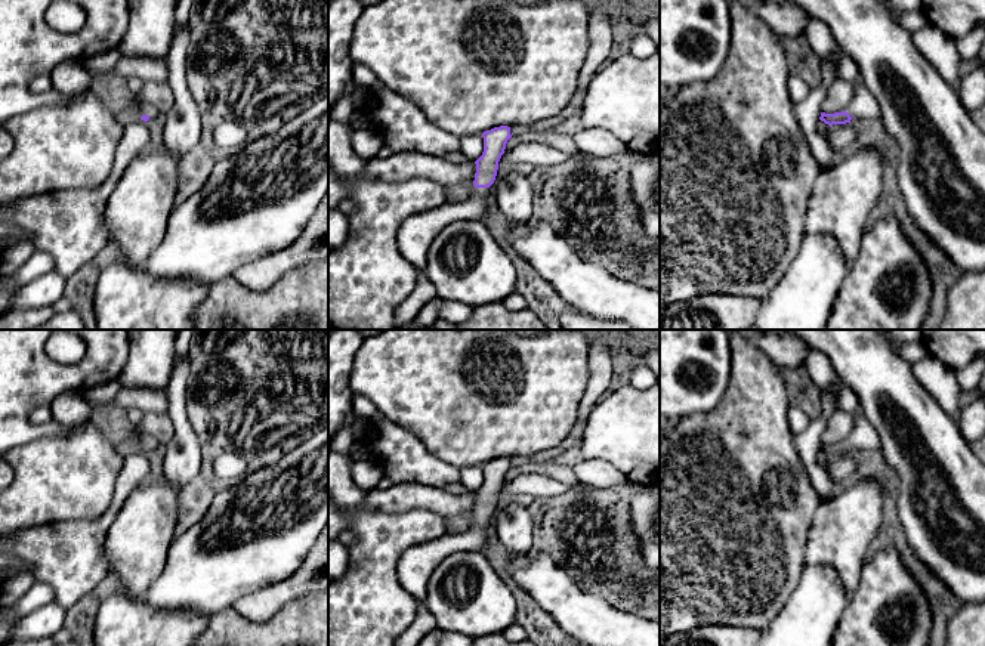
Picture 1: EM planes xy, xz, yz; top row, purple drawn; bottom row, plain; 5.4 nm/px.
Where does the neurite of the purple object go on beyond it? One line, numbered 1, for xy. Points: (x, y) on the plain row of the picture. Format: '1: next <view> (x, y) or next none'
1: next xy (144, 441)

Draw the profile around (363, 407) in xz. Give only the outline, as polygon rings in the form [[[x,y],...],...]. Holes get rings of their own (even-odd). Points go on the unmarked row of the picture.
[[[352,393],[352,411],[356,417],[365,417],[370,420],[380,418],[383,415],[368,398],[359,393]]]

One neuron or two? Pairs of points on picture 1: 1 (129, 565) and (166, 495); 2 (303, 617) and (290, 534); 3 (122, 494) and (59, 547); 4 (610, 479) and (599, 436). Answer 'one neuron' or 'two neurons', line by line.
1: one neuron
2: two neurons
3: one neuron
4: two neurons

